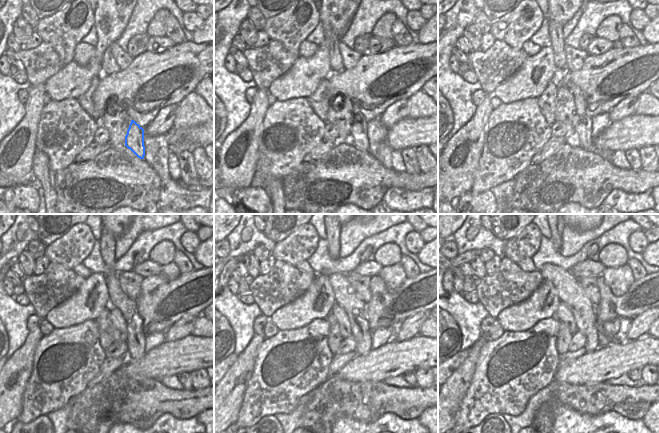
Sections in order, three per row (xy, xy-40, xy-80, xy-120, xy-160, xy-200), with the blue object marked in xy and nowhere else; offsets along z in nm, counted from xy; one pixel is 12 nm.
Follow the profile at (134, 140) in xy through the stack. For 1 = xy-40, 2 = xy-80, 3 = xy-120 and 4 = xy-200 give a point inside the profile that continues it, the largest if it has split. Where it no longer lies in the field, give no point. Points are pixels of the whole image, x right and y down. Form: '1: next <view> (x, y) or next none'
1: next xy-40 (358, 138)
2: next xy-80 (582, 125)
3: next xy-120 (136, 338)
4: next xy-200 (570, 293)

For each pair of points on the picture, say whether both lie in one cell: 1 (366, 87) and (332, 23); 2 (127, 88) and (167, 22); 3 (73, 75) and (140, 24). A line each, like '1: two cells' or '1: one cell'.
1: two cells
2: two cells
3: two cells

